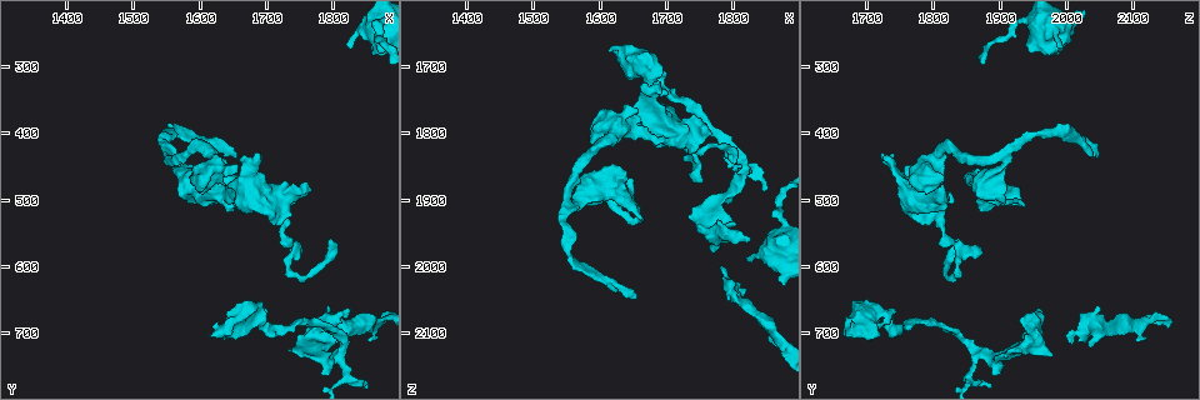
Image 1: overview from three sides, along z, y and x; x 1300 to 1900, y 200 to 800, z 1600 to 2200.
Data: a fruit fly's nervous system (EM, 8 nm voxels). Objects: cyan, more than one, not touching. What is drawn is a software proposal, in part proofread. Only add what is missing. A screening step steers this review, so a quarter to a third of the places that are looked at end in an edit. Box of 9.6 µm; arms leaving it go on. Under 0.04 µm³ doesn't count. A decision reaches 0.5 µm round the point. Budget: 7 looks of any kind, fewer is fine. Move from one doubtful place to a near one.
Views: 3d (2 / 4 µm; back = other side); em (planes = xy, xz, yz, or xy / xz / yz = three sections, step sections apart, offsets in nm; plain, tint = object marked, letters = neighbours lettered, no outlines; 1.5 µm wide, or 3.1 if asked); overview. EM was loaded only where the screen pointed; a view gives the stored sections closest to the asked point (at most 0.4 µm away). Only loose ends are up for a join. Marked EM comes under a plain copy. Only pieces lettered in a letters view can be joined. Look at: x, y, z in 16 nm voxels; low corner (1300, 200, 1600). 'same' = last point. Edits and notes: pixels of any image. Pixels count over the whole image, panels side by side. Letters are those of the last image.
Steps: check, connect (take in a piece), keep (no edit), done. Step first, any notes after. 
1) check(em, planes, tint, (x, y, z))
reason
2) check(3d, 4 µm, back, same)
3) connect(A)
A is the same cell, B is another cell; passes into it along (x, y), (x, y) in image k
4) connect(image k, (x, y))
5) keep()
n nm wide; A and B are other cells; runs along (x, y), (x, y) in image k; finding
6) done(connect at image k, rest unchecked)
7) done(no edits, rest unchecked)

check(3d, 4 µm, (1795, 565, 1840))

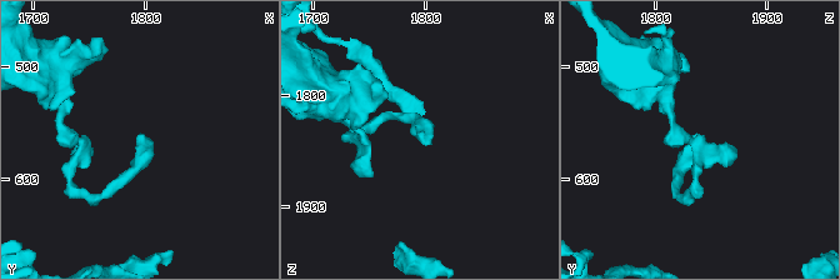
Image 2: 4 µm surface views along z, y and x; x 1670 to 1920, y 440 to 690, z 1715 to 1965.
check(em, planes, letters, (1796, 560, 1840))
shape alone is not enough

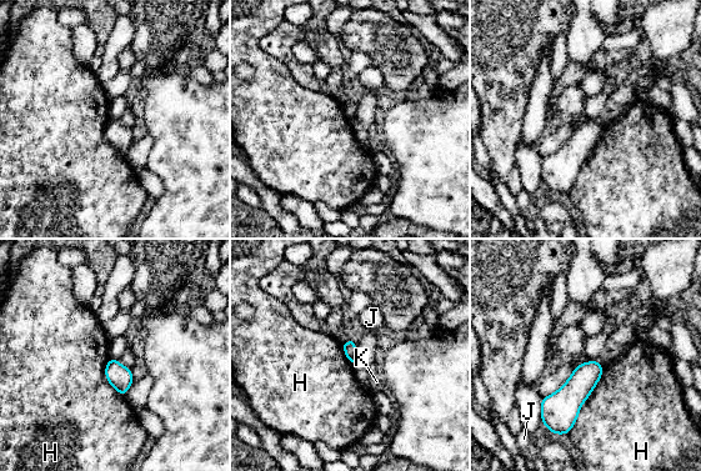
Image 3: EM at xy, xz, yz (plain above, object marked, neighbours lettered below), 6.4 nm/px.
keep()
H touches over 500 nm; H, J and K are other cells; border along (604, 366), (600, 380), (567, 434) in image 3; no lettered piece goes on from it

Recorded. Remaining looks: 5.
check(em, xz, step 8, letters, (1650, 435, 2050))
end of a long branch

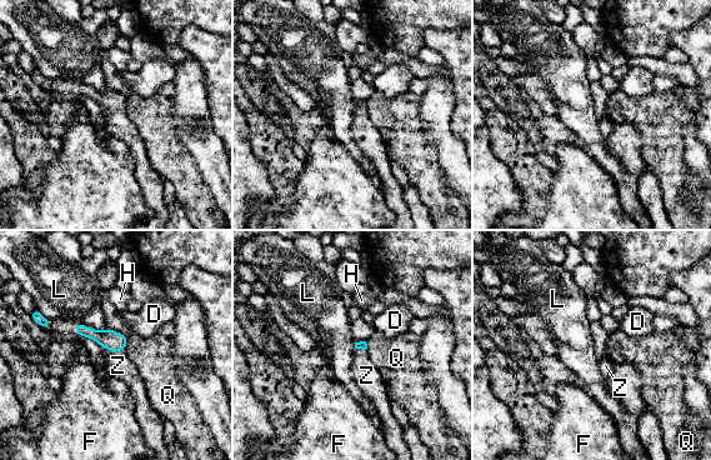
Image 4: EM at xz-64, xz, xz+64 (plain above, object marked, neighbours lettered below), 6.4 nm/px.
connect(Z)
L touches over 200 nm; Z is the same cell, D, F, H, L and Q are other cells; the neuron continues

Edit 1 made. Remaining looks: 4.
check(overview)

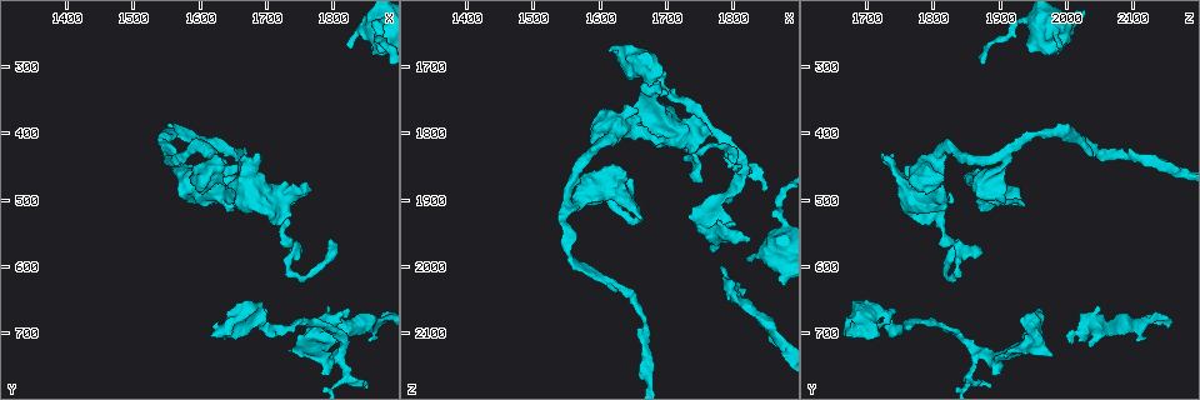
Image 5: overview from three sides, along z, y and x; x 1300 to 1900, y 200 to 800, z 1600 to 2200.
check(em, xz, step 4, letters, (1785, 760, 1890))
arms run side by side

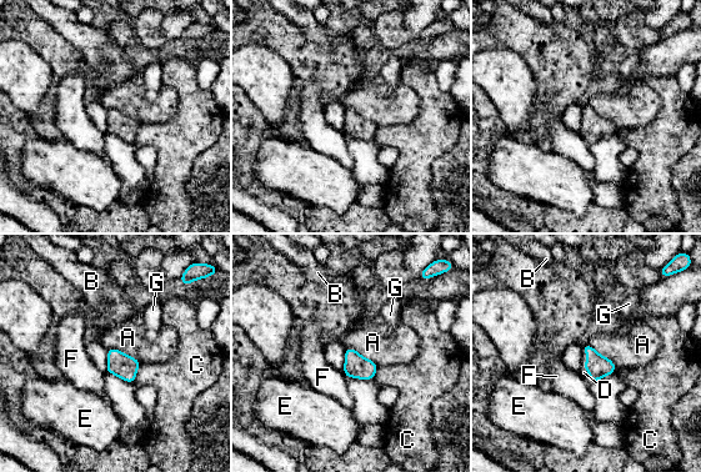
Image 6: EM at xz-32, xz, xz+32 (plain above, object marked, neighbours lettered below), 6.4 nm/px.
connect(D)
D is the same cell, A, B, C, E, F and G are other cells; passes into it along (599, 366), (589, 373), (584, 372) in image 6; the neuron continues

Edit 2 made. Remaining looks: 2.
done(connect at image 4, connect at image 6, rest unchecked)

